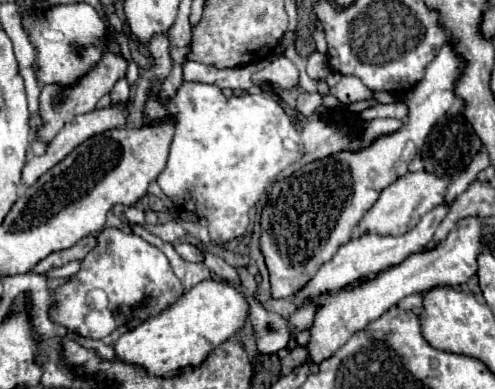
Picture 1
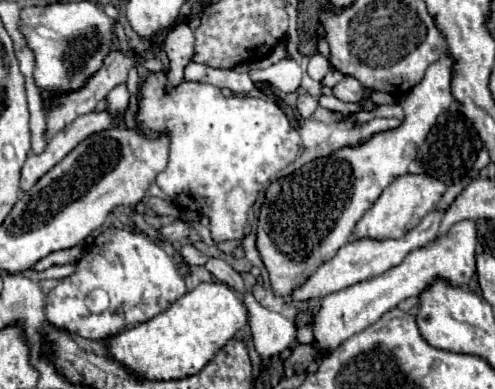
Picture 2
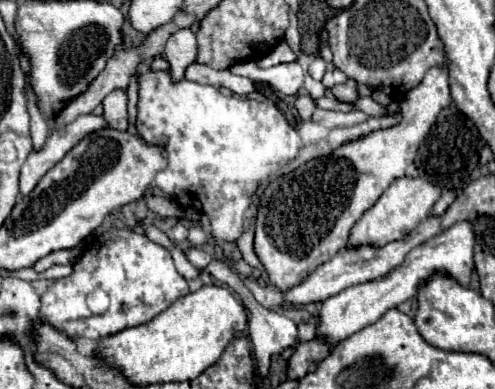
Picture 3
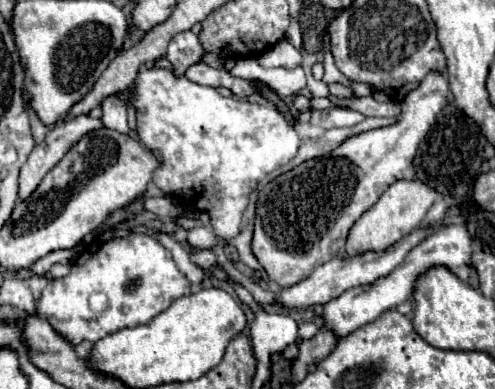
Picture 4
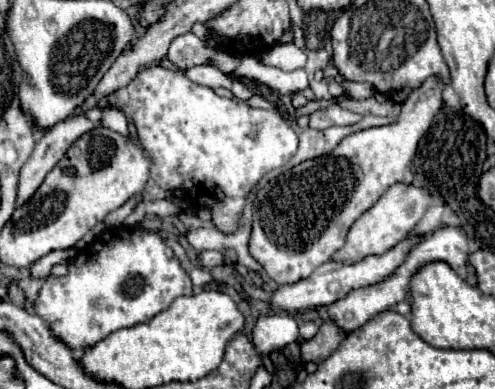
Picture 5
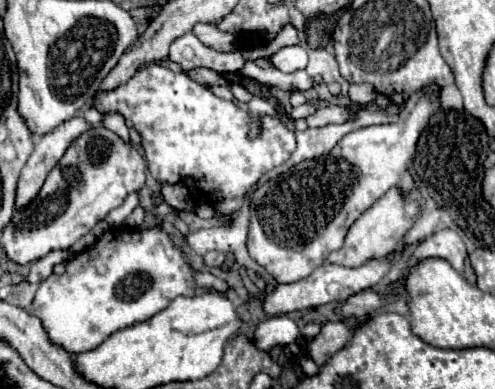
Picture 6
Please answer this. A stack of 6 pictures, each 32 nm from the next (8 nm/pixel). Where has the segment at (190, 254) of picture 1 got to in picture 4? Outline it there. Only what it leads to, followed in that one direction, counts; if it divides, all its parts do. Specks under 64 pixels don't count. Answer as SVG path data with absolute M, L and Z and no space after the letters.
M194 250L192 252L192 262L204 270L212 268L212 264L218 264L218 256L214 250Z

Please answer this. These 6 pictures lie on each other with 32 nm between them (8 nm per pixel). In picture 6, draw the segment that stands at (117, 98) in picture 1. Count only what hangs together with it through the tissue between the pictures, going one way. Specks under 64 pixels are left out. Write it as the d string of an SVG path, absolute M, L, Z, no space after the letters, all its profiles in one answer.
M108 114L102 118L102 126L116 132L126 144L130 142L130 136L128 136L128 126L124 124L124 118L120 114Z

